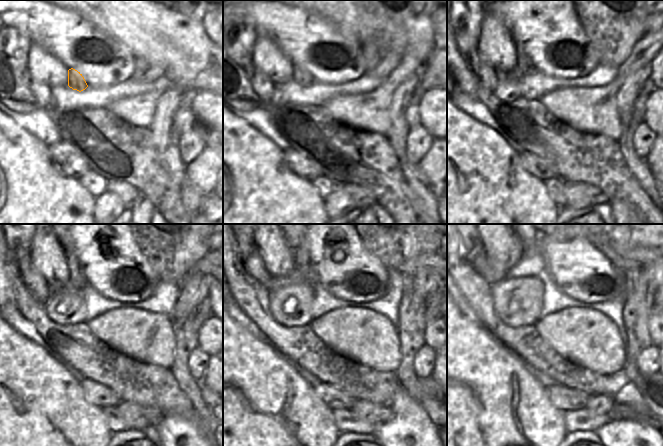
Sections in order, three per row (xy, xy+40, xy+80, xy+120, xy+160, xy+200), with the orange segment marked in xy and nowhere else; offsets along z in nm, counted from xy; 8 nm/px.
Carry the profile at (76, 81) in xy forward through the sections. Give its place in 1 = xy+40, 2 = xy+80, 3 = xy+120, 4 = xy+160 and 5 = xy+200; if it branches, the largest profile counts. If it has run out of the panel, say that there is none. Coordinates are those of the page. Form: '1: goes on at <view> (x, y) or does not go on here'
1: goes on at xy+40 (300, 75)
2: goes on at xy+80 (524, 67)
3: goes on at xy+120 (76, 279)
4: goes on at xy+160 (299, 246)
5: goes on at xy+200 (528, 244)

